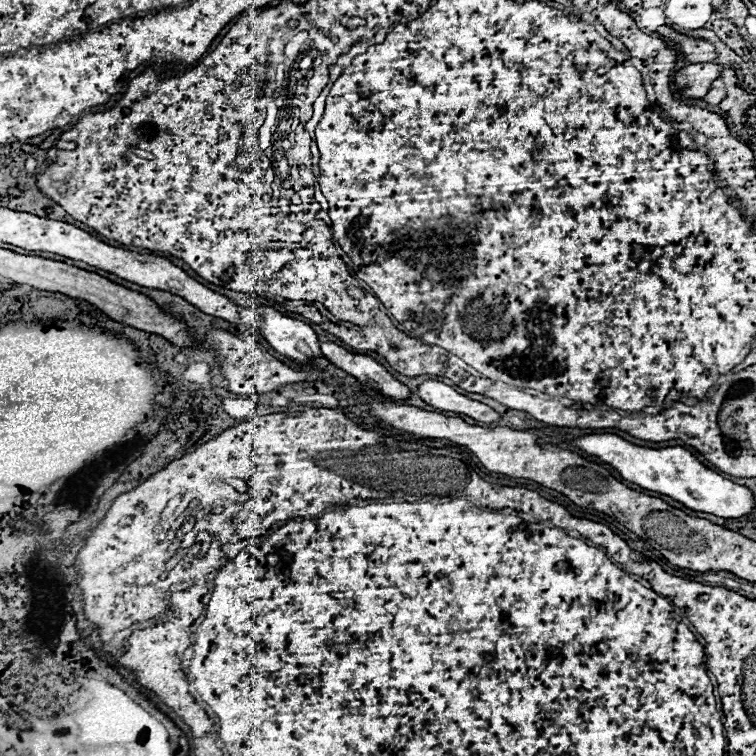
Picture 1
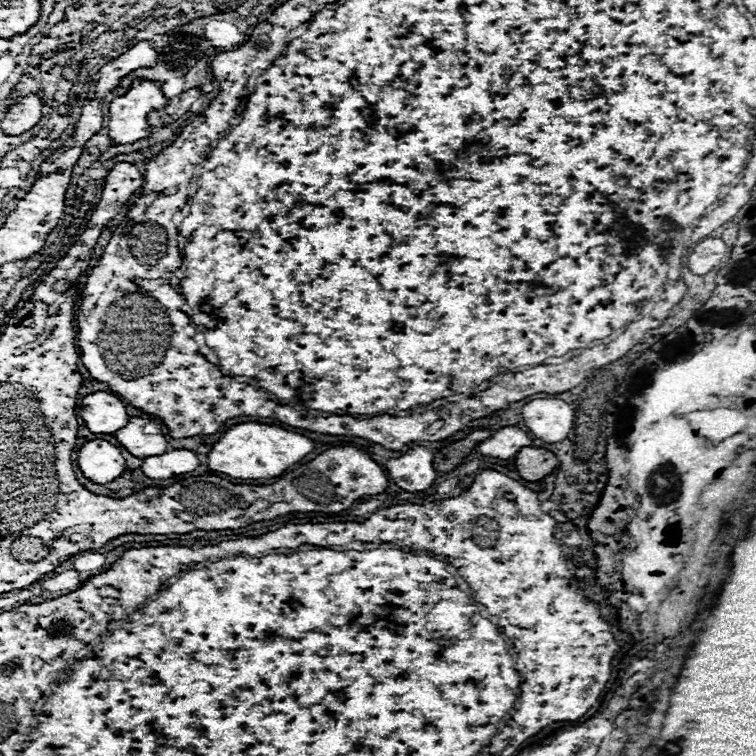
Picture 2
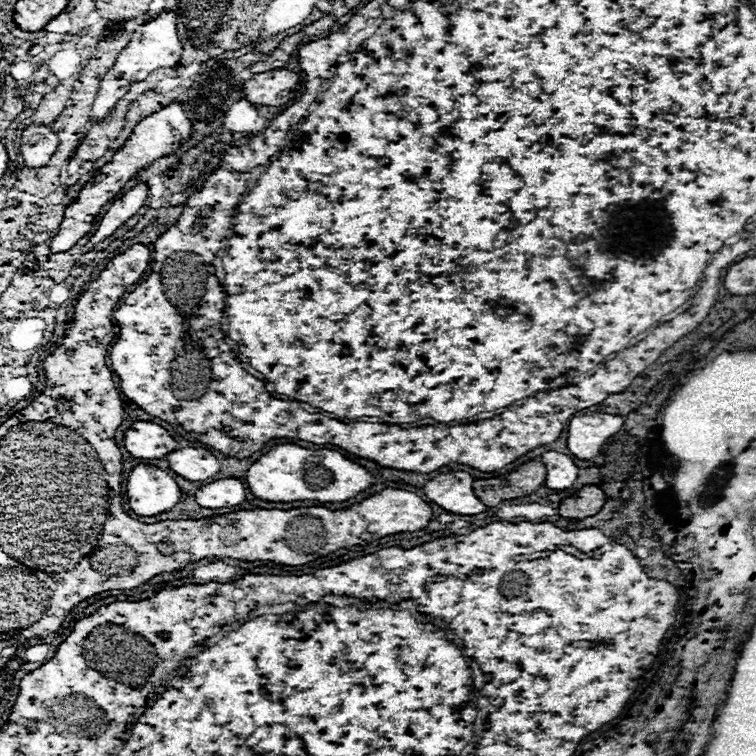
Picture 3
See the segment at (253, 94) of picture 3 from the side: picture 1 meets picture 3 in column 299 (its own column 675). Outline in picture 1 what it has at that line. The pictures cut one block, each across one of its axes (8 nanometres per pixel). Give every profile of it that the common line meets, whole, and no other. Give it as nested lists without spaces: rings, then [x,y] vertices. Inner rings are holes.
[[[714,62],[690,64],[676,72],[674,86],[680,98],[704,98],[710,90],[710,84],[720,76],[720,66]]]

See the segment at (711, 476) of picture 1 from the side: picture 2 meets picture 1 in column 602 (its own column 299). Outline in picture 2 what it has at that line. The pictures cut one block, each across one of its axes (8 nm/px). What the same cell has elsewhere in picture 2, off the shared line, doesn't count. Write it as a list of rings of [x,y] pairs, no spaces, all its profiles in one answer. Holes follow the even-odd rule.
[[[244,422],[226,430],[224,436],[212,446],[208,454],[208,466],[210,470],[224,472],[232,478],[242,478],[242,480],[274,478],[274,476],[280,476],[288,466],[300,462],[312,450],[314,450],[314,442],[302,434],[294,434],[278,426]]]

